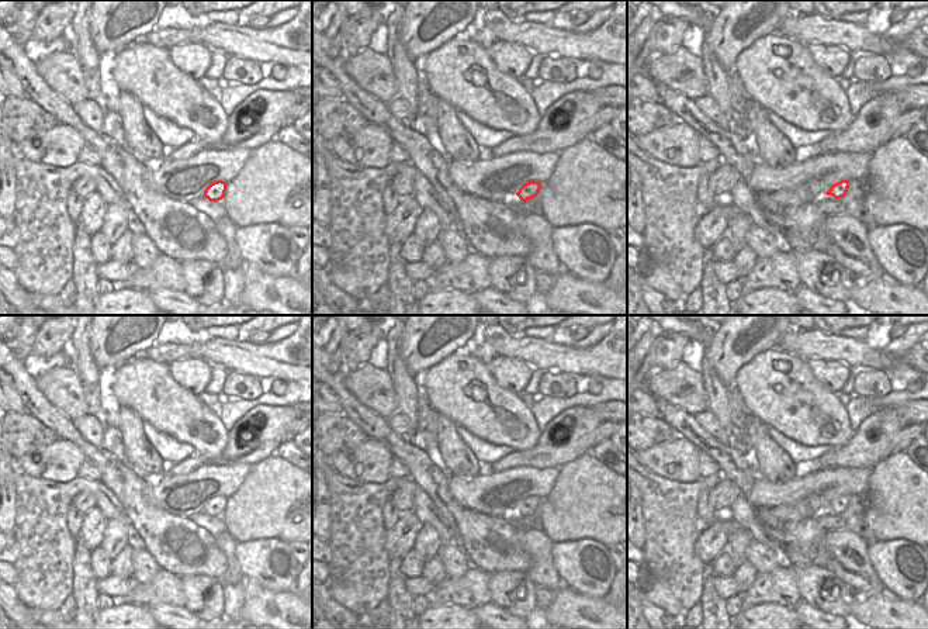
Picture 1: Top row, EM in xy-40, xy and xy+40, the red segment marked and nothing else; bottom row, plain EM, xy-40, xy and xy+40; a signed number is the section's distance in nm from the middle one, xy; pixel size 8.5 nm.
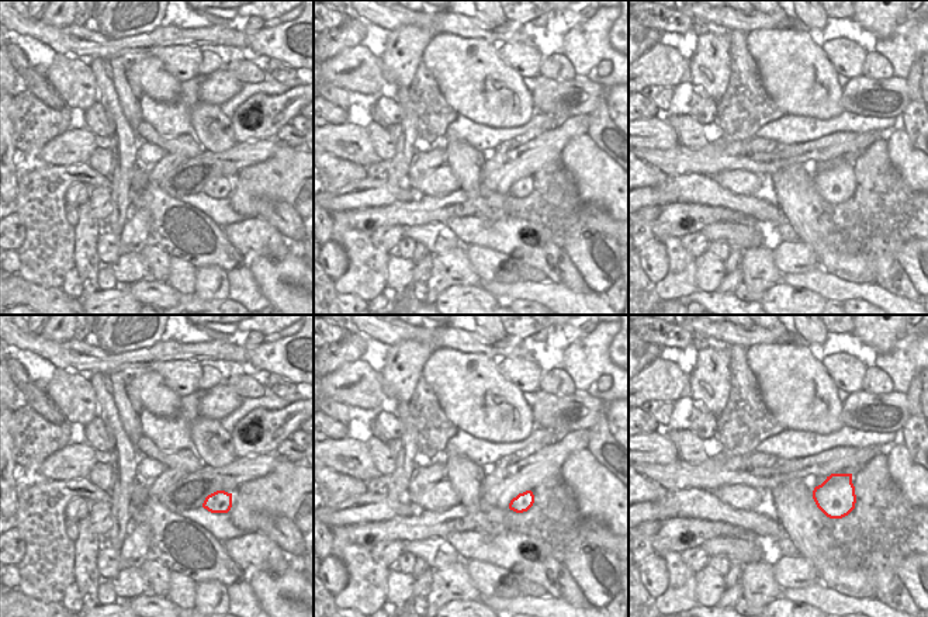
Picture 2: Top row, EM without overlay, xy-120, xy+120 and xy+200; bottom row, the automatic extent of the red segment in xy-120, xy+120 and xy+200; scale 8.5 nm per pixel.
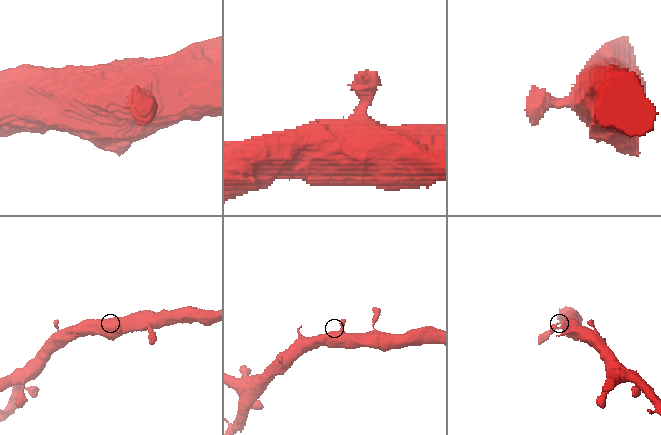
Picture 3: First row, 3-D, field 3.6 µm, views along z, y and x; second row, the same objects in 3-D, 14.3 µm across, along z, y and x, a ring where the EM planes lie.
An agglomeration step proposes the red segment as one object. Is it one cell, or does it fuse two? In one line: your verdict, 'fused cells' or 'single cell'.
single cell

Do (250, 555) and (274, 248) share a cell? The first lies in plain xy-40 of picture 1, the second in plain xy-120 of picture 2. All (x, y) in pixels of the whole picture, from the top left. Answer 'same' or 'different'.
same

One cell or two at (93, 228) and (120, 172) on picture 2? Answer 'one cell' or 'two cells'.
two cells

